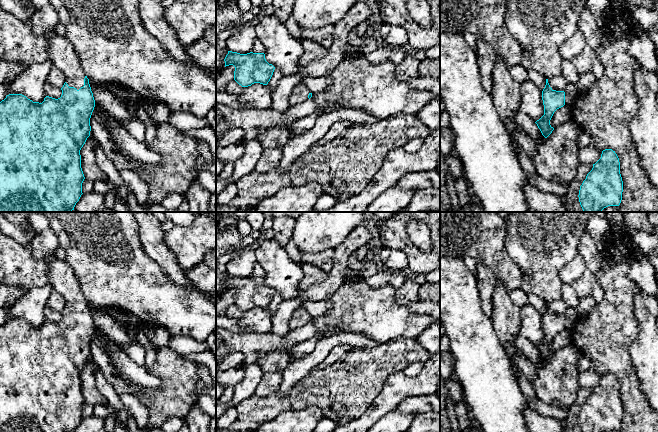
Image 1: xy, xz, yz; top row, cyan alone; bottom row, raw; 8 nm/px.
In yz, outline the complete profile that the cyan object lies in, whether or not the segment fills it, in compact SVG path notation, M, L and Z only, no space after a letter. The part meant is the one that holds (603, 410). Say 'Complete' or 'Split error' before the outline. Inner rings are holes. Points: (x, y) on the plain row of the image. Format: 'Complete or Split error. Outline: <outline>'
Complete. Outline: M605 373L580 410L580 429L582 432L619 430L622 416L619 382L612 373Z

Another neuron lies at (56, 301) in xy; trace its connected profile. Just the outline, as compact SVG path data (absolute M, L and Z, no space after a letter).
M54 289L48 299L47 305L55 311L62 312L65 307L65 303L63 296Z

